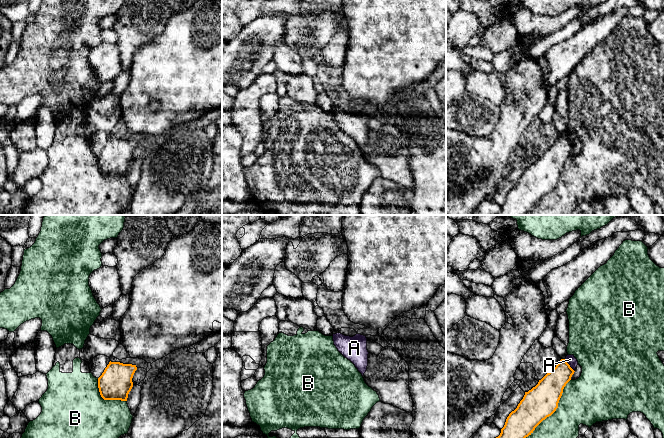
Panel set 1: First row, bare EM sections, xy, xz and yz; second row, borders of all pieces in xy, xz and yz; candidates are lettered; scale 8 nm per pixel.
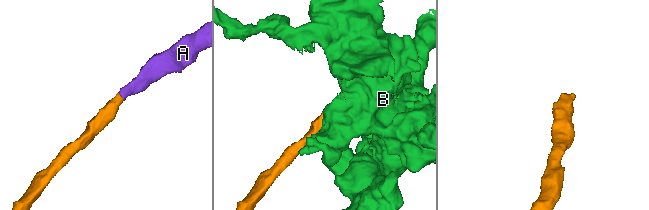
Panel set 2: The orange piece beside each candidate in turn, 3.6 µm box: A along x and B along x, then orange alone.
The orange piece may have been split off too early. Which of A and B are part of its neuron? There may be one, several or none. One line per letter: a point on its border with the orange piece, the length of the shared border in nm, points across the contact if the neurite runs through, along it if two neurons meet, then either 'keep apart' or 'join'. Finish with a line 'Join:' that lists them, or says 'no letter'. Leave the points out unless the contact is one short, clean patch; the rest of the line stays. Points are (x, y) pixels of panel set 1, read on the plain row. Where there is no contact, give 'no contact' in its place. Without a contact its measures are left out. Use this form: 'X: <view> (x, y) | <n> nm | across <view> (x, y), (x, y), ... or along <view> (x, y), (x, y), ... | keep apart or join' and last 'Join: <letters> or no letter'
A: yz (569, 141) | 130 nm | across yz (549, 165), (569, 141), (570, 135) | join
B: yz (555, 186) | 600 nm | keep apart
Join: A

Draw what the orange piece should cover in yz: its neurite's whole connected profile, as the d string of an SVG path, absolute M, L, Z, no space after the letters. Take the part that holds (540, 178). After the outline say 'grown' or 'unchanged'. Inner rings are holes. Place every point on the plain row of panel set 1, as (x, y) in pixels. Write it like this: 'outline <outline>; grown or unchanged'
outline M574 131L561 135L535 163L525 168L517 184L507 193L500 211L494 215L525 215L531 211L558 184L563 165L571 156L577 141Z; grown

